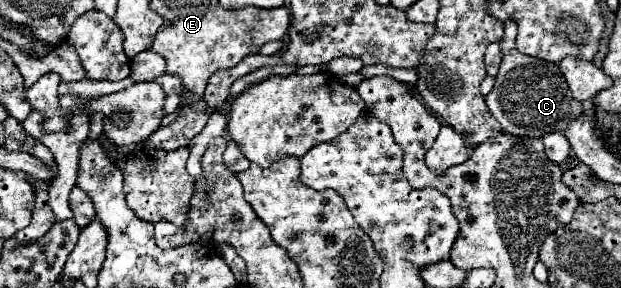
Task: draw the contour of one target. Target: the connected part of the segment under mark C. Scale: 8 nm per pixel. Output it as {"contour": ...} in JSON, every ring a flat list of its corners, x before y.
{"contour":[[504,23,504,37,500,41,502,63,500,73,486,103,490,113,500,121,502,131,514,137,544,137,552,131,564,131,582,113,582,103,578,103,556,63,546,63,536,57,522,55,516,49,516,23]]}

